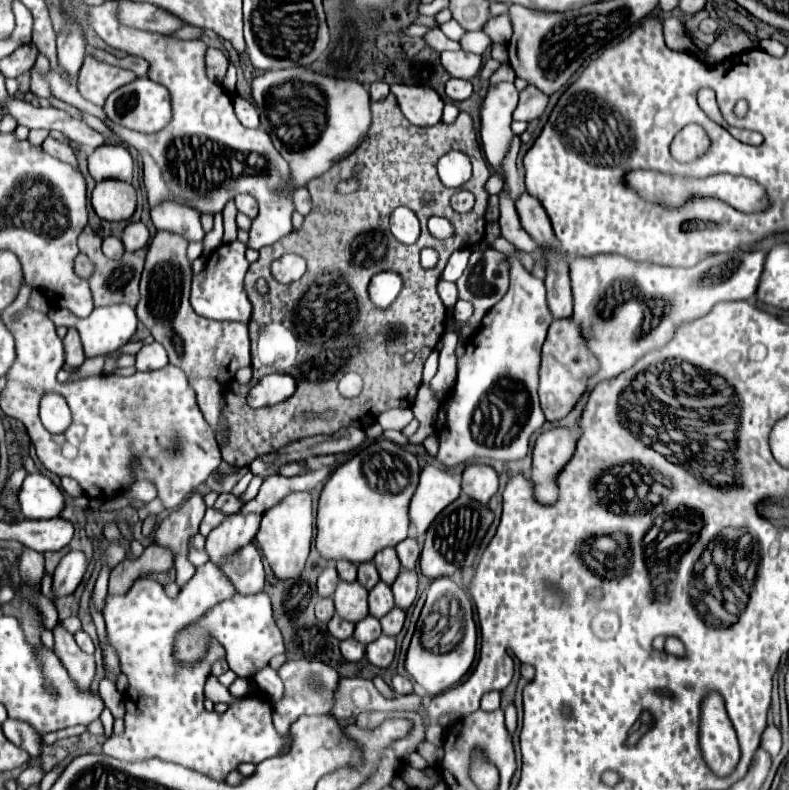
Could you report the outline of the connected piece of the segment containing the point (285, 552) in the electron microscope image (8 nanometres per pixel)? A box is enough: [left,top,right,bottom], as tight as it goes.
[256,492,314,578]

